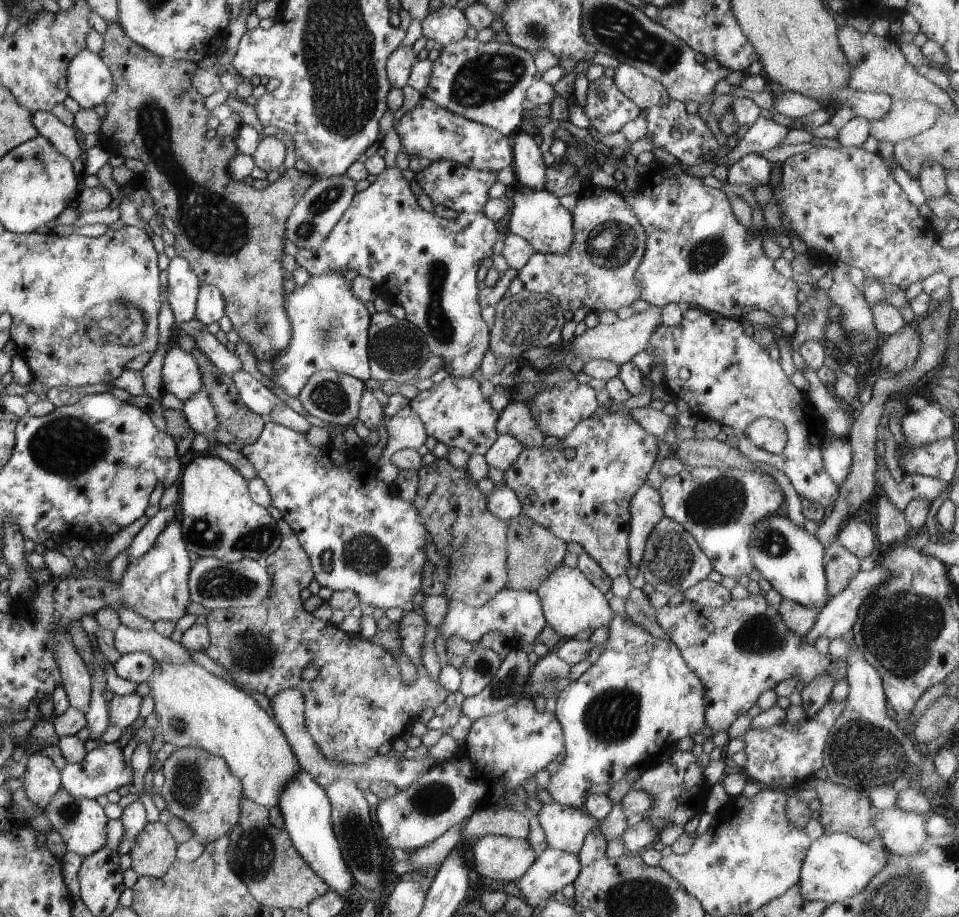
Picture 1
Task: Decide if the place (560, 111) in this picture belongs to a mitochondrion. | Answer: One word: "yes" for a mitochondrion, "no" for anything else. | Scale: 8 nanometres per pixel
no

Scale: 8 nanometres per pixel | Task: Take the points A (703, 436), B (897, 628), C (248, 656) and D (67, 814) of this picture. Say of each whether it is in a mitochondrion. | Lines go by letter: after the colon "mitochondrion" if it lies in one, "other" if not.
A: other
B: mitochondrion
C: mitochondrion
D: mitochondrion

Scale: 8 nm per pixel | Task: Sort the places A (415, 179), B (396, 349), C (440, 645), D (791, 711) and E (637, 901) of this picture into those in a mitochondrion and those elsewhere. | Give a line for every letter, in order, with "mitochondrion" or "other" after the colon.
A: other
B: mitochondrion
C: other
D: other
E: mitochondrion

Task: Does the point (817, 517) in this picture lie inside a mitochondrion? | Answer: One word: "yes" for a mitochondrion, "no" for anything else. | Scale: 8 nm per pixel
no

